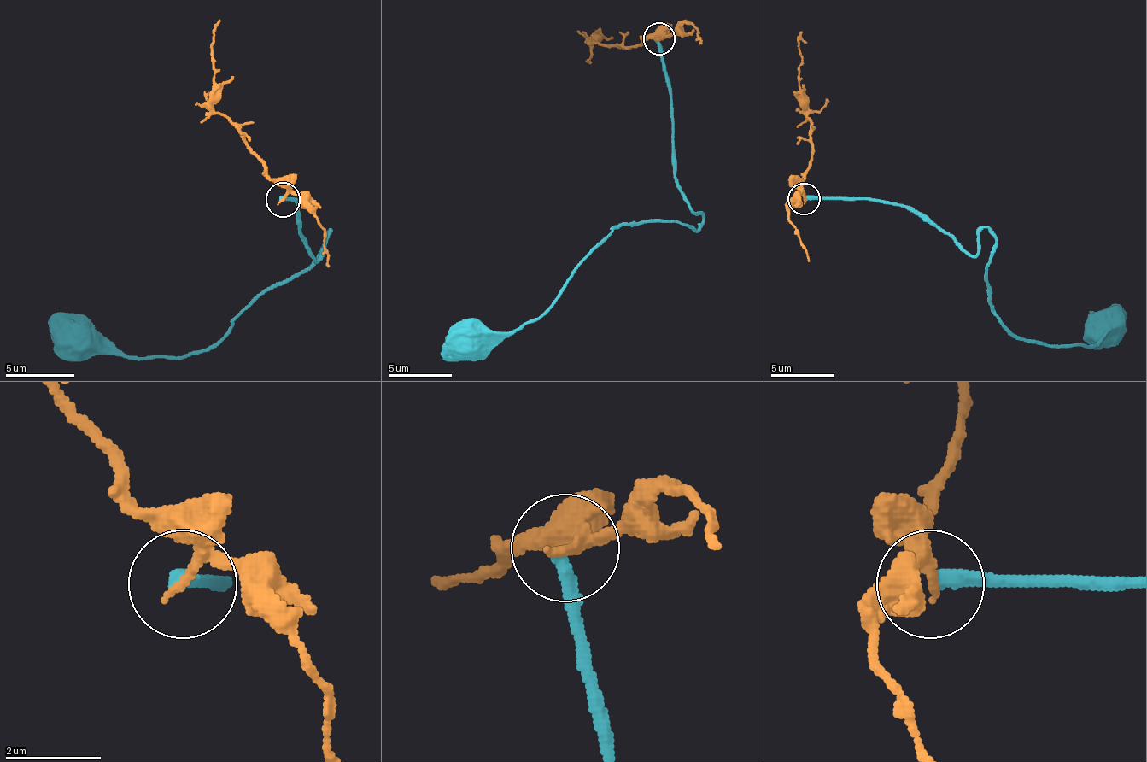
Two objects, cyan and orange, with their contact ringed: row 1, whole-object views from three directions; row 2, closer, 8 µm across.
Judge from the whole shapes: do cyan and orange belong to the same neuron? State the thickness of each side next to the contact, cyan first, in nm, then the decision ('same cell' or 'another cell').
320 nm thick on the cyan side, 200 nm on the other; another cell

